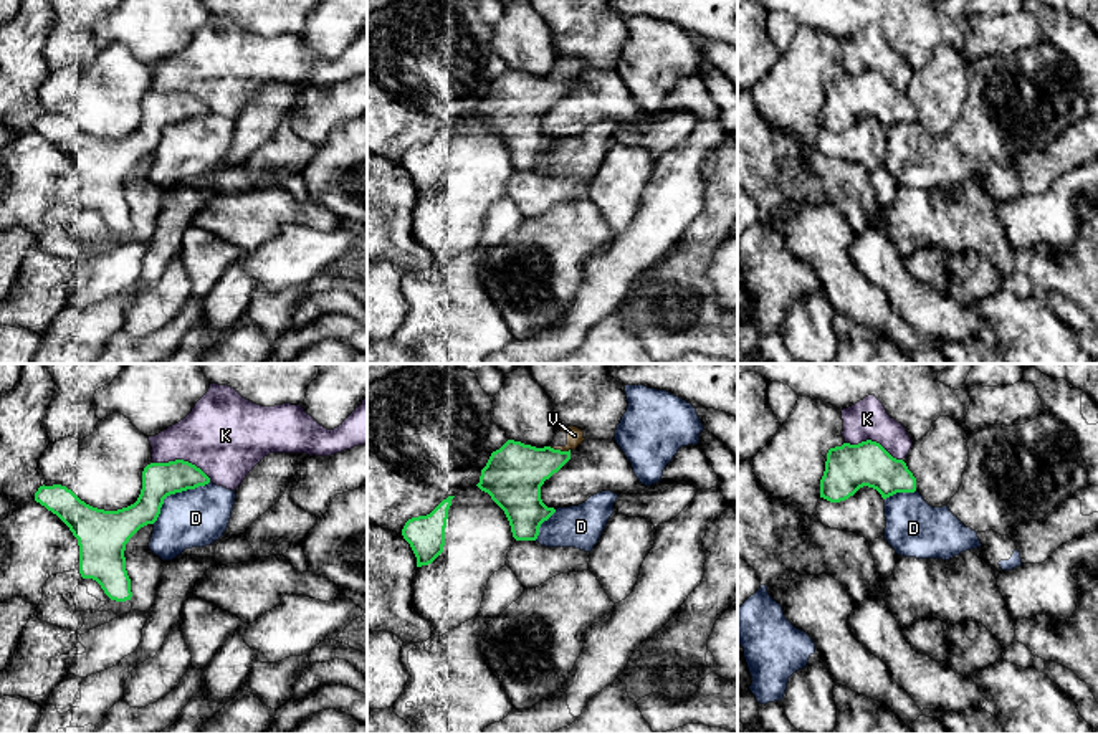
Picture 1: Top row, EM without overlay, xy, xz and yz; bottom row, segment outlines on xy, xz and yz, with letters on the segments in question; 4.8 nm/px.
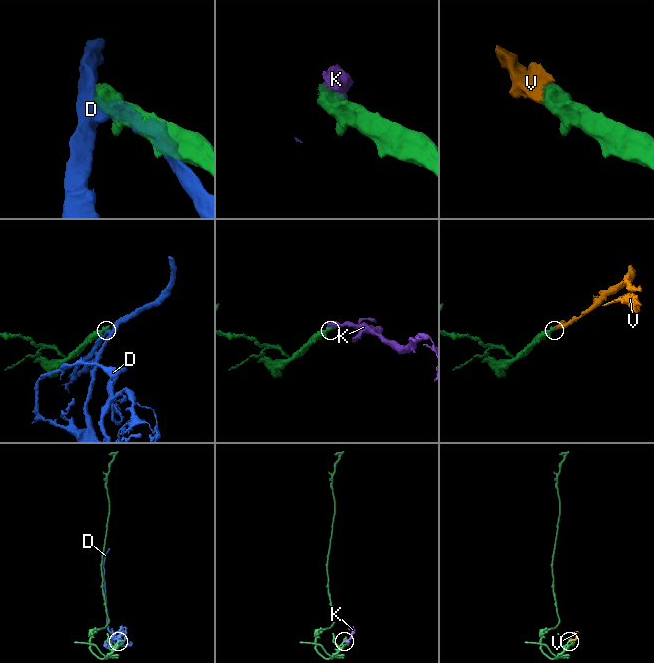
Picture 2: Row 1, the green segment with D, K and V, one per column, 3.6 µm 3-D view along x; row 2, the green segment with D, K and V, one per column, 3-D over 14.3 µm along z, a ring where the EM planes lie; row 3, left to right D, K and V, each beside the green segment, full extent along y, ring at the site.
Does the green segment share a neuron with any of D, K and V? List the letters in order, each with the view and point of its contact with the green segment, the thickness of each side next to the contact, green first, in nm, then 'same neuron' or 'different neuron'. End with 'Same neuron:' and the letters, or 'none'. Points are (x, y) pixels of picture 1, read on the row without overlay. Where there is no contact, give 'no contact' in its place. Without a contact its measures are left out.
D: xy (174, 123) | 180/280 nm | different neuron
K: xy (182, 90) | 180/400 nm | different neuron
V: xz (559, 80) | 280/80 nm | same neuron
Same neuron: V

